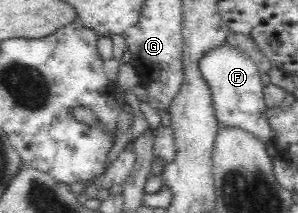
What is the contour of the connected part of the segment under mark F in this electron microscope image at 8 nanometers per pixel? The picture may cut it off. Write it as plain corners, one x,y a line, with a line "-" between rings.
229,42
221,44
219,48
213,48
206,52
205,56
199,60
199,69
201,76
210,88
212,103
215,110
215,116
221,126
239,127
243,131
250,132
258,138
264,145
274,145
273,127
270,126
266,117
268,107
264,103
264,85
261,81
261,73
257,63
247,55
248,53
239,46
232,46

